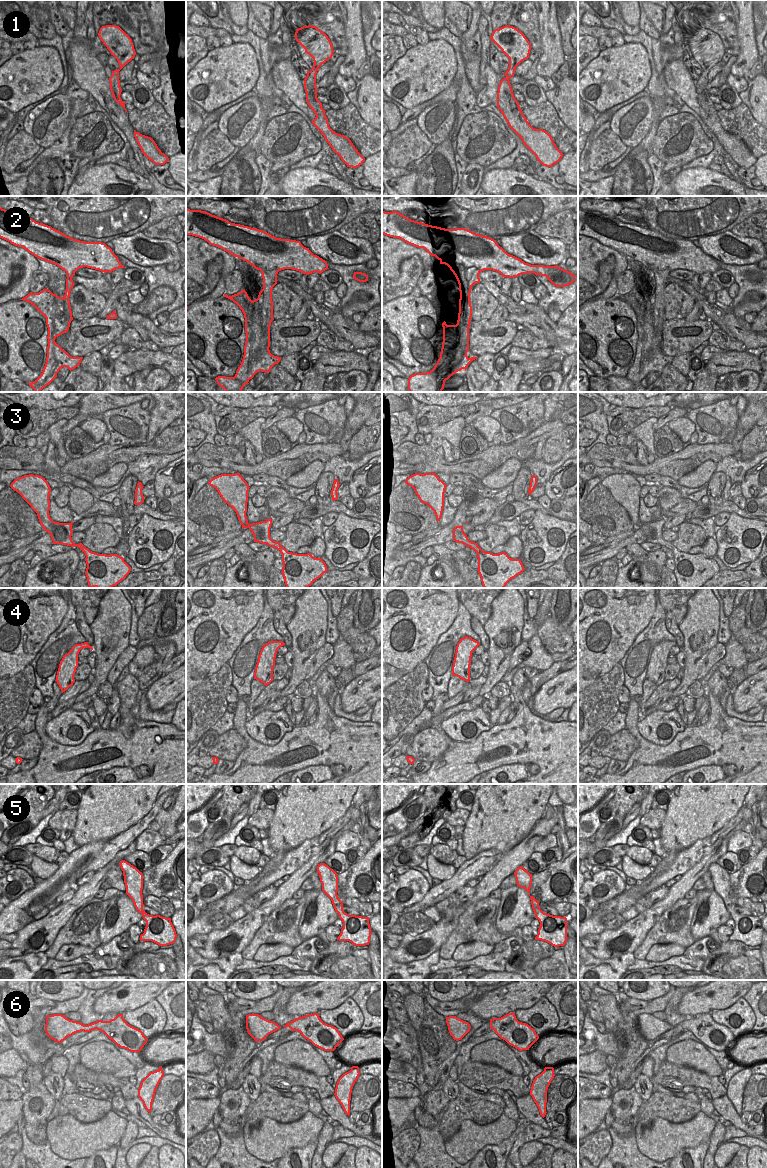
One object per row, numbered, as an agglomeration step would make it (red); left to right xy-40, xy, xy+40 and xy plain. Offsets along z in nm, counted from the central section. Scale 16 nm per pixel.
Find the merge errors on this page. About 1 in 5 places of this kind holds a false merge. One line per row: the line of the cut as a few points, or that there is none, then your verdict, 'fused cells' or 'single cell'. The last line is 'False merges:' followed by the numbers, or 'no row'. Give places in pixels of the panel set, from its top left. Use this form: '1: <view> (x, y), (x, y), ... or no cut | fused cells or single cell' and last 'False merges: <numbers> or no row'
1: no cut | single cell
2: no cut | single cell
3: no cut | single cell
4: no cut | single cell
5: no cut | single cell
6: no cut | single cell
False merges: no row

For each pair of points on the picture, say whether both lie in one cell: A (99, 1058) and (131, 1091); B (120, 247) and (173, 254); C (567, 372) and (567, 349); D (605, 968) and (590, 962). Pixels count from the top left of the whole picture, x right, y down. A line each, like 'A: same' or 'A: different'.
A: different
B: same
C: different
D: same

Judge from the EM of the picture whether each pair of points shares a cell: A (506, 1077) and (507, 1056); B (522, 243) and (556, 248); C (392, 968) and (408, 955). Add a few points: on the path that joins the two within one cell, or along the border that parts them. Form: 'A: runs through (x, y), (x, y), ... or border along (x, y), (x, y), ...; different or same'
A: border along (484, 1063), (496, 1064), (512, 1074), (522, 1076); different
B: runs through (530, 247), (548, 248); same
C: border along (423, 958), (408, 962), (395, 962), (392, 960); different

